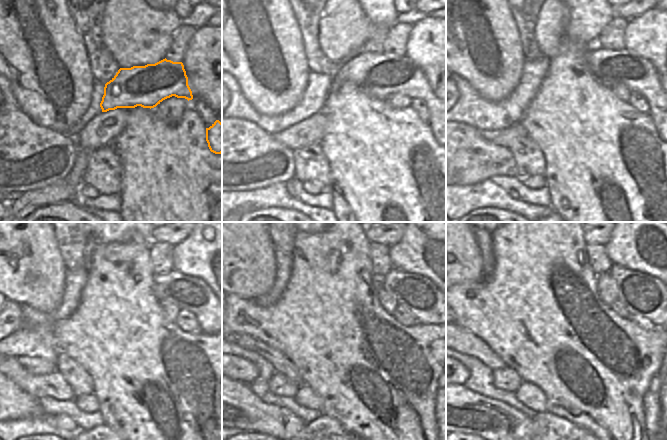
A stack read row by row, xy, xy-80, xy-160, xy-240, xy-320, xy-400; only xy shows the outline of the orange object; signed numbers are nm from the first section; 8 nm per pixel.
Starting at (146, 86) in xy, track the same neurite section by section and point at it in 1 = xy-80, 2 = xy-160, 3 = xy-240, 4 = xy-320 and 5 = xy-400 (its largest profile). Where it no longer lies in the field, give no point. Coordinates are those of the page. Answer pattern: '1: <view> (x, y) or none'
1: xy-80 (378, 74)
2: xy-160 (609, 67)
3: xy-240 (190, 293)
4: xy-320 (418, 294)
5: xy-400 (648, 300)

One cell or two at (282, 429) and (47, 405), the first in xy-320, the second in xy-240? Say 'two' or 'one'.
two

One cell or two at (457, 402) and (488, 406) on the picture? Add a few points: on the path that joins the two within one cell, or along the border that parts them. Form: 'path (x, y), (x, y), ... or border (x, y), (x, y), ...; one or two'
path (465, 406), (480, 406); one

